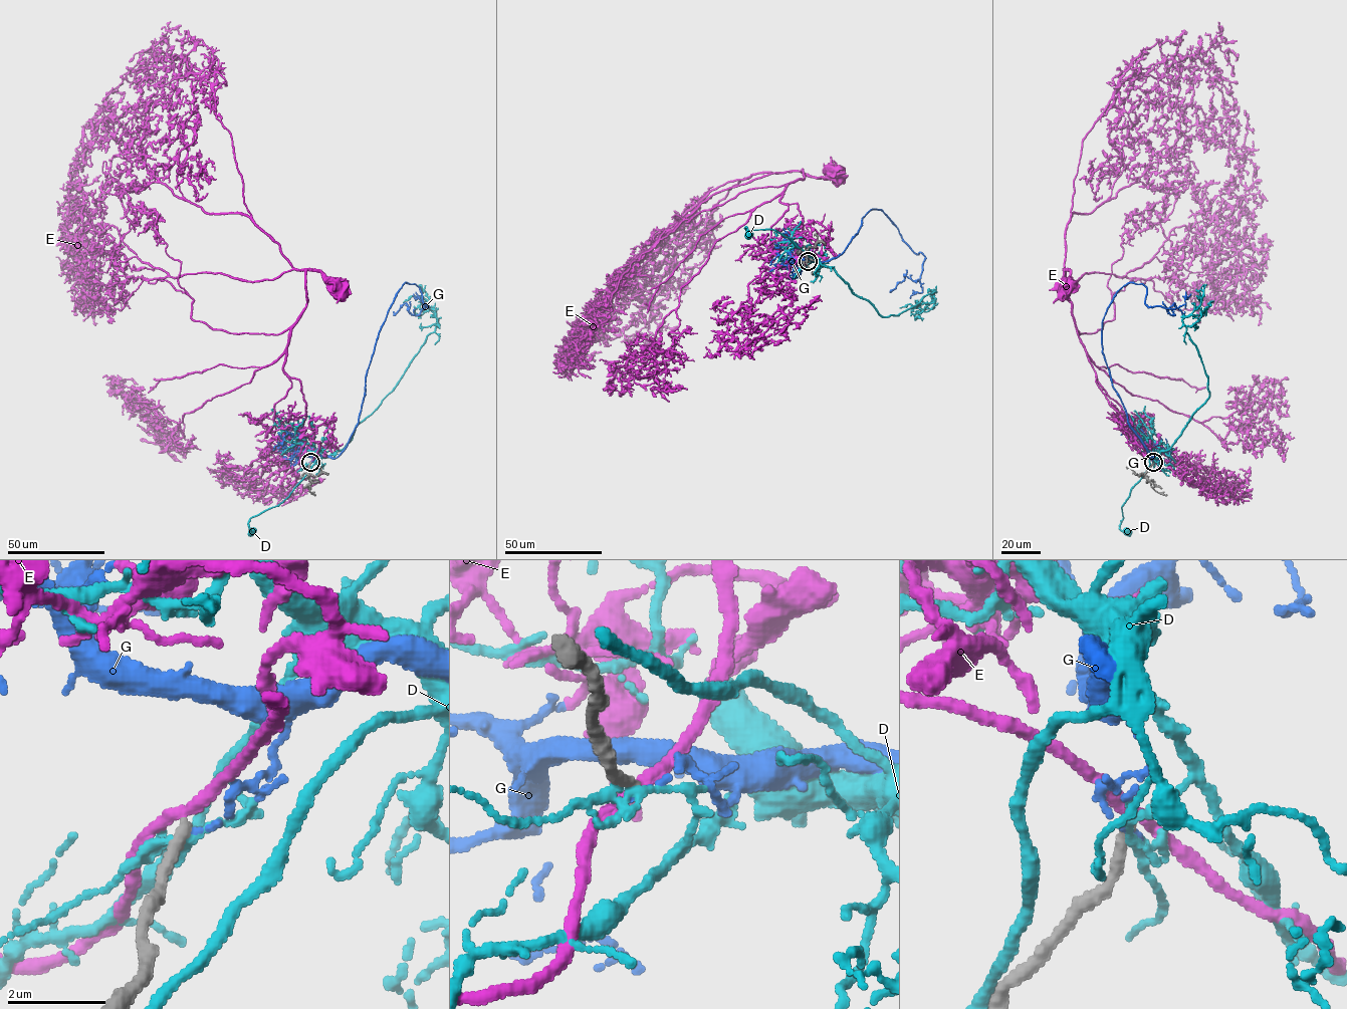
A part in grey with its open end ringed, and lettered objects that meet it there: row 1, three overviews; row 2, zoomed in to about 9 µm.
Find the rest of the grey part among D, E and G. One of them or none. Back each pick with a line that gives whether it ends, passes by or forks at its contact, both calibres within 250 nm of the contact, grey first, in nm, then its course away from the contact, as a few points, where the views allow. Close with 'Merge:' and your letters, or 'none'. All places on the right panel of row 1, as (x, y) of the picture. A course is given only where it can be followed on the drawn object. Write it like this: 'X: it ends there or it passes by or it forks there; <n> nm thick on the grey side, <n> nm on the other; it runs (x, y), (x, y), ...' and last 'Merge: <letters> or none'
Merge: none

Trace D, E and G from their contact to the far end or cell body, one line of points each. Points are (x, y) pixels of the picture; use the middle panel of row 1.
D: (807, 261), (809, 263), (818, 260), (773, 230), (749, 231), (745, 227), (748, 234)
E: (807, 261), (812, 252), (797, 255), (798, 205), (779, 199), (803, 169), (835, 171)
G: (808, 261), (835, 258), (866, 215), (881, 209), (912, 250), (925, 257), (920, 278), (904, 276), (890, 292)

